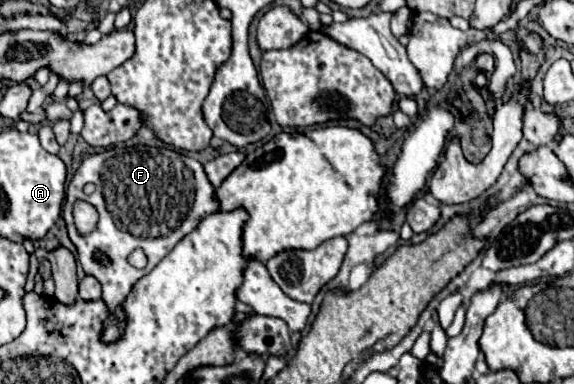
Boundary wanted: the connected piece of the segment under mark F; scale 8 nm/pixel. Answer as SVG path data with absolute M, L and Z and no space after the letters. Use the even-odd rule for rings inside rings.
M127 145L95 153L81 163L67 185L63 217L69 237L77 247L77 257L83 271L93 275L103 287L101 299L109 309L109 317L101 329L103 343L117 343L123 337L127 323L123 303L131 293L131 285L147 275L187 233L201 223L201 219L217 209L219 199L215 199L215 187L211 187L203 165L179 151L167 147ZM87 183L95 185L91 195L83 195L83 187ZM79 199L91 203L99 213L99 223L89 235L81 235L73 223L73 203ZM137 247L141 247L149 259L145 269L135 269L127 261L129 253ZM95 253L105 255L109 263L101 263Z

